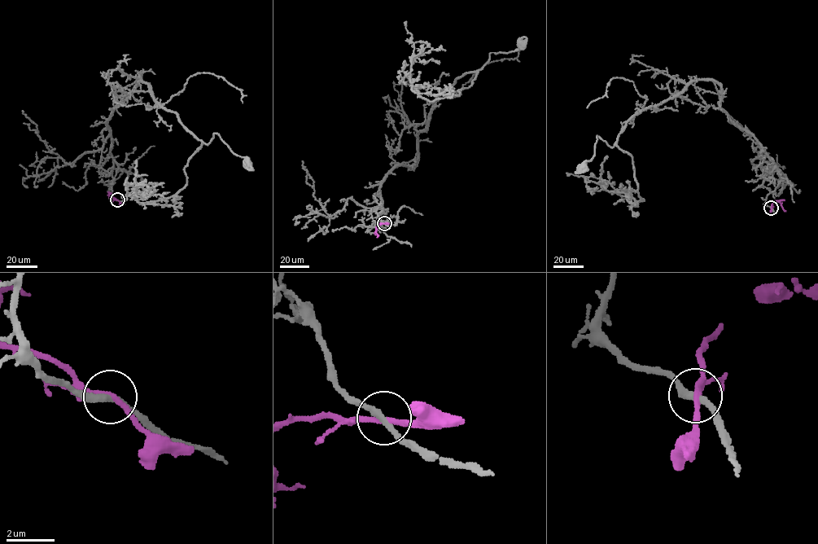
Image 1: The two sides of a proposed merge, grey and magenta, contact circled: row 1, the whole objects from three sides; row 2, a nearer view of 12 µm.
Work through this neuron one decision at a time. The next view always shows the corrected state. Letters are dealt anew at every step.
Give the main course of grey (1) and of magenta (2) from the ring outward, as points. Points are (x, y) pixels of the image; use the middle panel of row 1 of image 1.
1: (384, 223), (379, 217), (379, 230), (380, 184), (417, 164), (436, 97), (491, 53), (520, 43)
2: (384, 223), (376, 225), (376, 238)

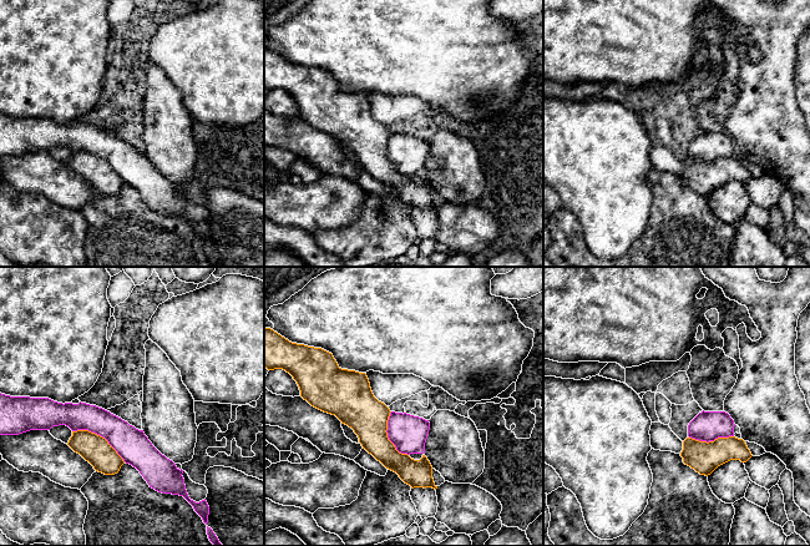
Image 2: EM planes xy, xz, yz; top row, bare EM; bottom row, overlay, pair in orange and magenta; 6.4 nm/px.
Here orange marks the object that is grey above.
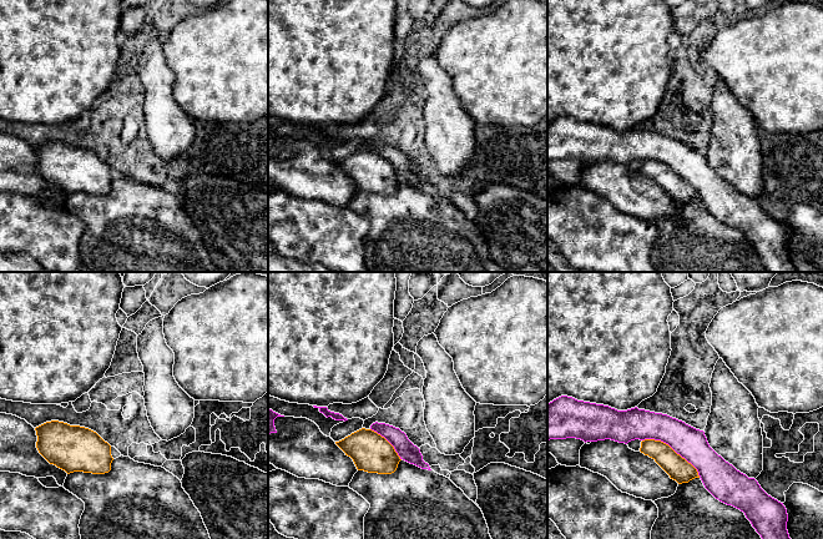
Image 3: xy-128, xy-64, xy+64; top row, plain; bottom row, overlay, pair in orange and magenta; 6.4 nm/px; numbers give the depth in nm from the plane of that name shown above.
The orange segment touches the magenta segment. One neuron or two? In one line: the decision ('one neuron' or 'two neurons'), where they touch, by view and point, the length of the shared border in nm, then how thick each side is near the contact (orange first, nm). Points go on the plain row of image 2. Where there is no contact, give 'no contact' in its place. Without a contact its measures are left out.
two neurons | xy (99, 156) | 400 nm | 190/220 nm

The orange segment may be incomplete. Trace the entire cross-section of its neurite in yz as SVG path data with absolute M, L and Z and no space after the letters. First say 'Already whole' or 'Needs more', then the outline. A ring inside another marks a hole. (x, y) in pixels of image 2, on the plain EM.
Already whole. M687 158L680 173L683 183L700 196L710 196L718 187L730 182L746 183L753 176L743 160L718 158L714 162L699 162Z

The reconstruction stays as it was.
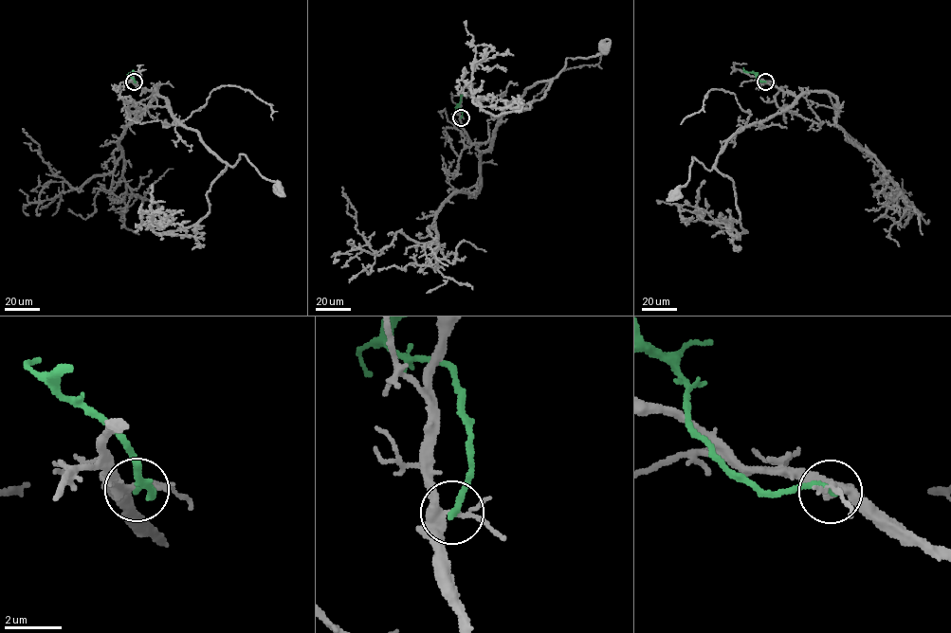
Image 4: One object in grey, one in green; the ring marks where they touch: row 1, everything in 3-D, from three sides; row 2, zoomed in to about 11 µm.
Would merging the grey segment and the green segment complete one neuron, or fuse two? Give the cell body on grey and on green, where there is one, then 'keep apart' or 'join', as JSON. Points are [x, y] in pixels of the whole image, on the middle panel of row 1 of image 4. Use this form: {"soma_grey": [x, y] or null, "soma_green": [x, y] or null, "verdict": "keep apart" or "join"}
{"soma_grey": [604, 47], "soma_green": null, "verdict": "keep apart"}

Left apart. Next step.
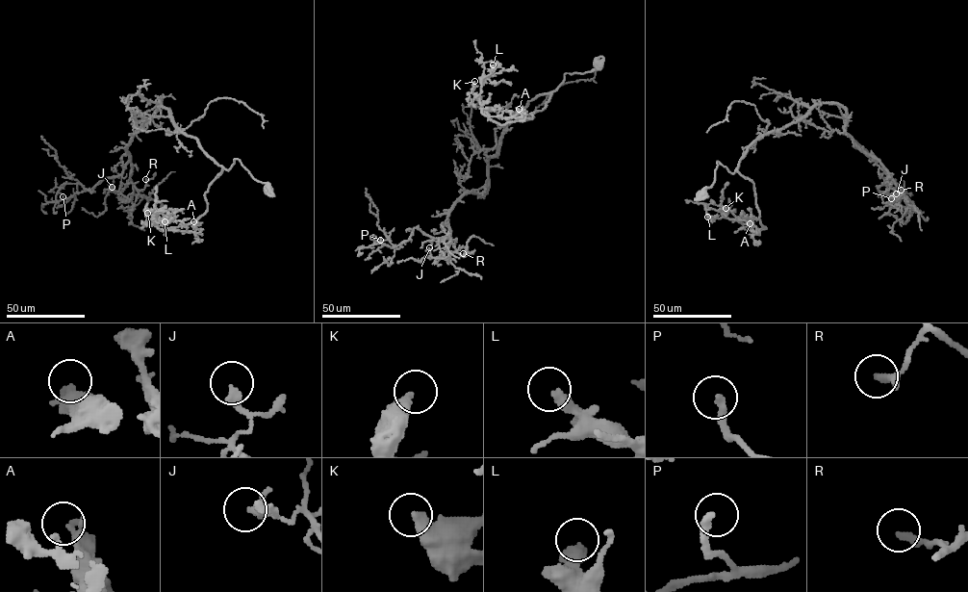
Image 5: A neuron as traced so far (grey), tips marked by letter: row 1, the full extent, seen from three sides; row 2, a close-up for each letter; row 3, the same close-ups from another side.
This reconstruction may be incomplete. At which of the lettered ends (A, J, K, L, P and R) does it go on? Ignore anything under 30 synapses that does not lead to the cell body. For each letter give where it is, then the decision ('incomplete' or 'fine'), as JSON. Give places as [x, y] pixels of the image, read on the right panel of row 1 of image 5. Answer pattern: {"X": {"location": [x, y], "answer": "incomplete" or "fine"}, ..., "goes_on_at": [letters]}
{"A": {"location": [750, 223], "answer": "fine"}, "J": {"location": [896, 193], "answer": "fine"}, "K": {"location": [726, 208], "answer": "fine"}, "L": {"location": [707, 217], "answer": "fine"}, "P": {"location": [891, 198], "answer": "fine"}, "R": {"location": [901, 190], "answer": "fine"}, "goes_on_at": []}

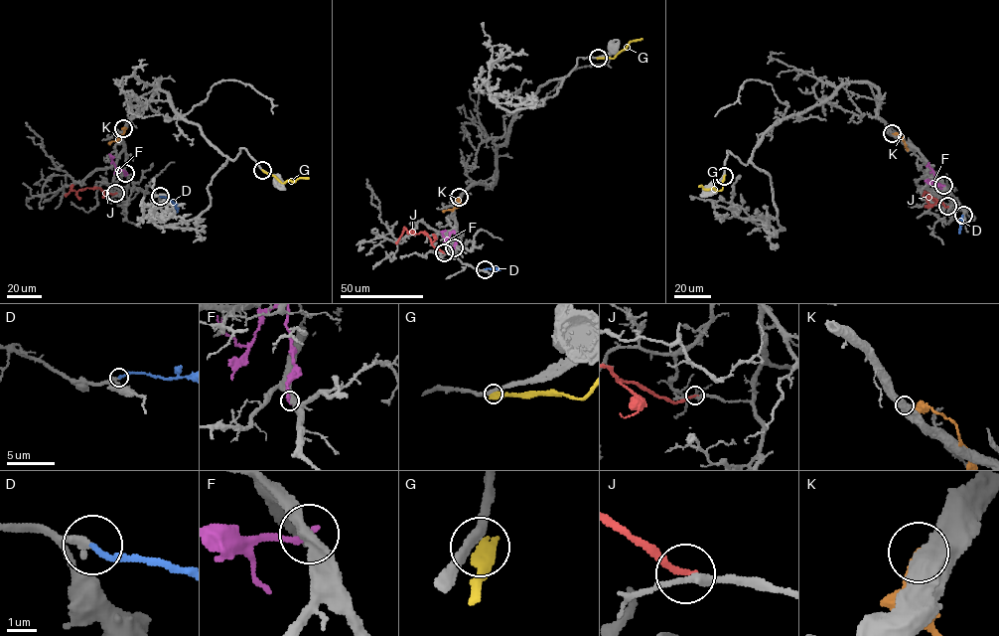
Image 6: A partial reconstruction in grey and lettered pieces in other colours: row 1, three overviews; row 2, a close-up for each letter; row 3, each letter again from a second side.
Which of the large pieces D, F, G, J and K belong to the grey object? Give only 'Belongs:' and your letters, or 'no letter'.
Belongs: D

